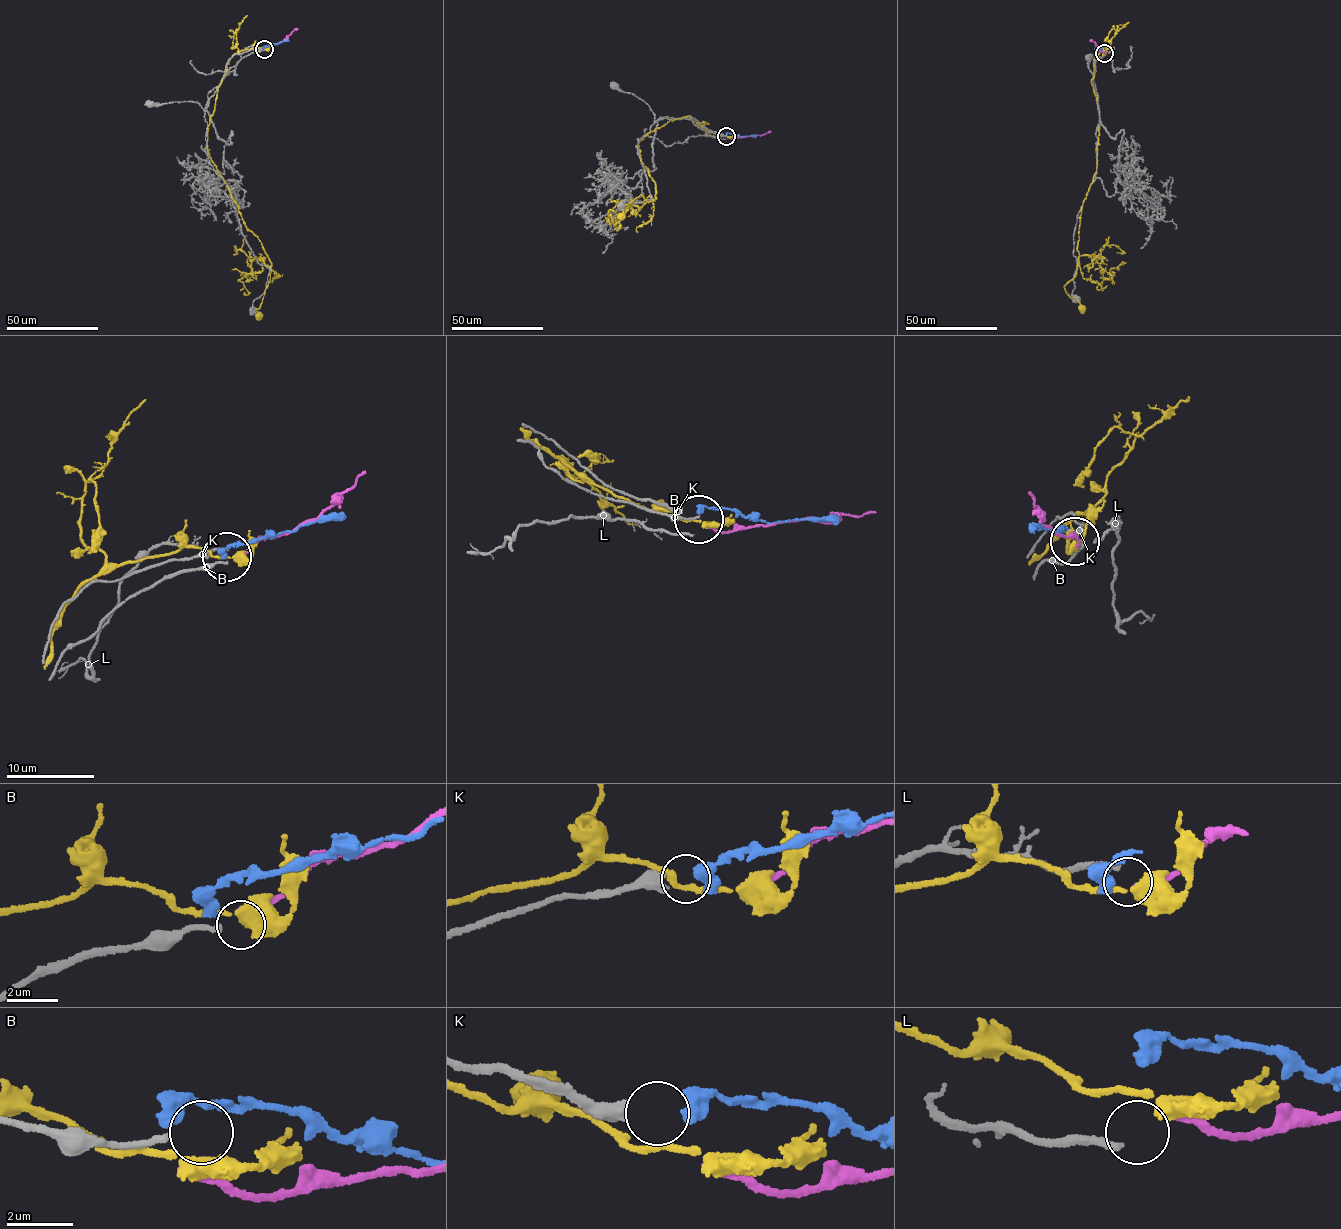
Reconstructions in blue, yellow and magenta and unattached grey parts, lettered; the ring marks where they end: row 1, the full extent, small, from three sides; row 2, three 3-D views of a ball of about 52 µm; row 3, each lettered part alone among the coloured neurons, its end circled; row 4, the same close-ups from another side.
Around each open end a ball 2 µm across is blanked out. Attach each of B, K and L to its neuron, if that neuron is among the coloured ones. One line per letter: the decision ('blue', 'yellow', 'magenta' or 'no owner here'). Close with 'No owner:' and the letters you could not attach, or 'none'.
B: no owner here
K: blue
L: no owner here
No owner: B, L

